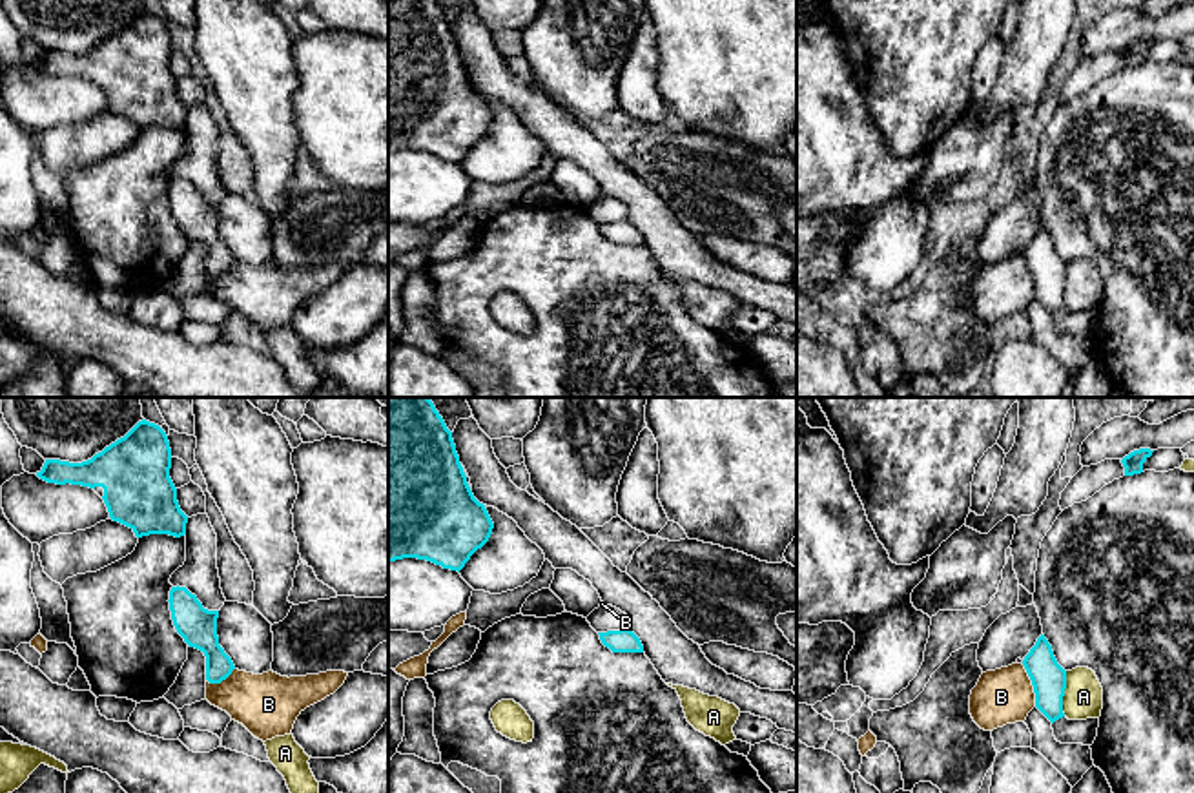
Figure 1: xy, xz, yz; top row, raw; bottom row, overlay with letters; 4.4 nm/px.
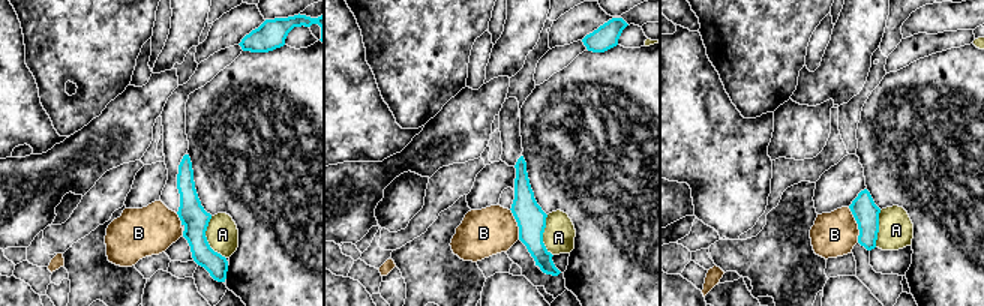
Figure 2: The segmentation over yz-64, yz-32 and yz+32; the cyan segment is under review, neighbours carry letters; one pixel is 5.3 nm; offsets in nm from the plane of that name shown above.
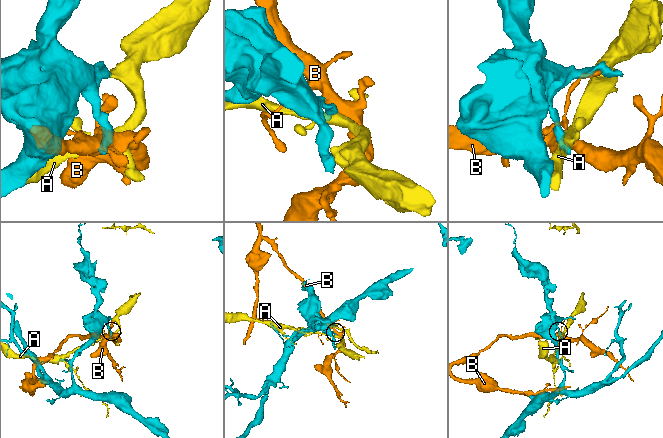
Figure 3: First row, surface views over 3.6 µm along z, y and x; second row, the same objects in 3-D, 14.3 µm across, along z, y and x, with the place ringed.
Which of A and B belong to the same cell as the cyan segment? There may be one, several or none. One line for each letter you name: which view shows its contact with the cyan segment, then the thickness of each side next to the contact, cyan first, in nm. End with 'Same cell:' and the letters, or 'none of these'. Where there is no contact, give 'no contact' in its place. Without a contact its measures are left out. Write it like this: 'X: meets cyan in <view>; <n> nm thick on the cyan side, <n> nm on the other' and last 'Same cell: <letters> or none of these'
Same cell: none of these

